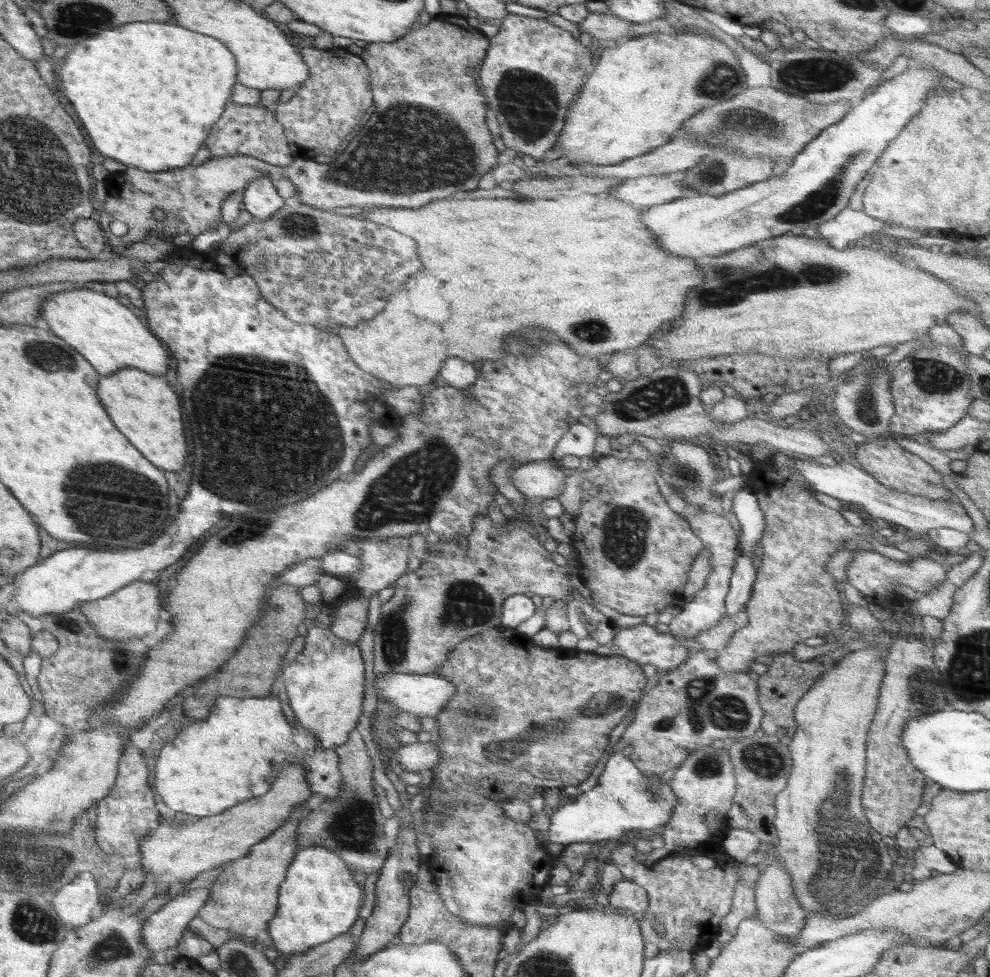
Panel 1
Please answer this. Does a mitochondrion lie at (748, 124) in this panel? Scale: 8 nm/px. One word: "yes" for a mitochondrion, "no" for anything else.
yes

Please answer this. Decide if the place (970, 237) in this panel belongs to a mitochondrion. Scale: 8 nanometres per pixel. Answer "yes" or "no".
no

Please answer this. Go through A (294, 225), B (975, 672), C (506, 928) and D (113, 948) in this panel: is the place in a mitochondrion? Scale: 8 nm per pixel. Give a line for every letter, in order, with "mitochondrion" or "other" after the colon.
A: mitochondrion
B: mitochondrion
C: other
D: mitochondrion

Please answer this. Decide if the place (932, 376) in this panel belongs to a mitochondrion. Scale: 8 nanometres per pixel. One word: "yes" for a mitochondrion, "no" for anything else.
yes

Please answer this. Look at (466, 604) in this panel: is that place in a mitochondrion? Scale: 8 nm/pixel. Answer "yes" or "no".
yes

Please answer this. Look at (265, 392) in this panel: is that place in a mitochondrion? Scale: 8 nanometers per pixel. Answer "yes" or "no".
yes

